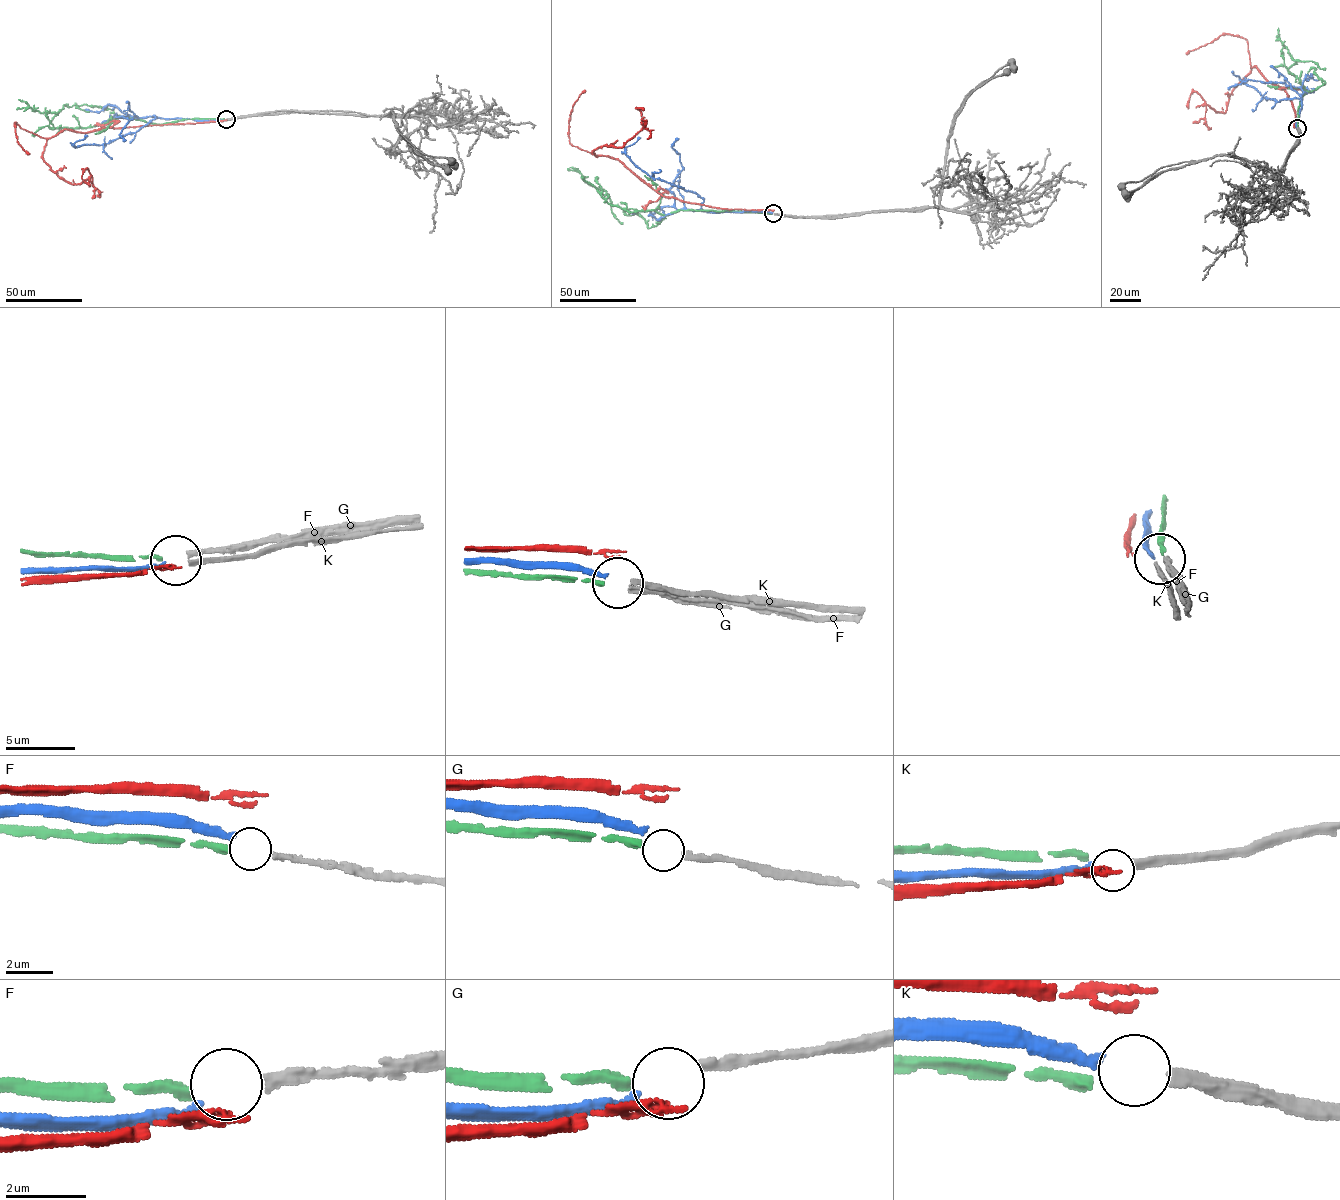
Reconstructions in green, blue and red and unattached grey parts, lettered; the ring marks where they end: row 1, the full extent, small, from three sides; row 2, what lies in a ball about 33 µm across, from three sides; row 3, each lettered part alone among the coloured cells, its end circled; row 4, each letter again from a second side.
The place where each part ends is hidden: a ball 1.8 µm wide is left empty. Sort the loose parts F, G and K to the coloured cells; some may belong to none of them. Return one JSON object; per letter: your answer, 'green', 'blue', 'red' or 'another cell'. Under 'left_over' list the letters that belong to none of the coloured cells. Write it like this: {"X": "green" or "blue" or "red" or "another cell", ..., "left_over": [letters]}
{"F": "green", "G": "another cell", "K": "blue", "left_over": ["G"]}

